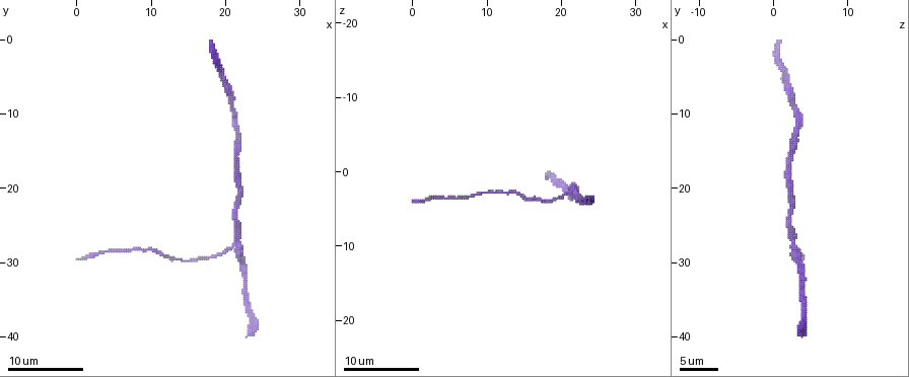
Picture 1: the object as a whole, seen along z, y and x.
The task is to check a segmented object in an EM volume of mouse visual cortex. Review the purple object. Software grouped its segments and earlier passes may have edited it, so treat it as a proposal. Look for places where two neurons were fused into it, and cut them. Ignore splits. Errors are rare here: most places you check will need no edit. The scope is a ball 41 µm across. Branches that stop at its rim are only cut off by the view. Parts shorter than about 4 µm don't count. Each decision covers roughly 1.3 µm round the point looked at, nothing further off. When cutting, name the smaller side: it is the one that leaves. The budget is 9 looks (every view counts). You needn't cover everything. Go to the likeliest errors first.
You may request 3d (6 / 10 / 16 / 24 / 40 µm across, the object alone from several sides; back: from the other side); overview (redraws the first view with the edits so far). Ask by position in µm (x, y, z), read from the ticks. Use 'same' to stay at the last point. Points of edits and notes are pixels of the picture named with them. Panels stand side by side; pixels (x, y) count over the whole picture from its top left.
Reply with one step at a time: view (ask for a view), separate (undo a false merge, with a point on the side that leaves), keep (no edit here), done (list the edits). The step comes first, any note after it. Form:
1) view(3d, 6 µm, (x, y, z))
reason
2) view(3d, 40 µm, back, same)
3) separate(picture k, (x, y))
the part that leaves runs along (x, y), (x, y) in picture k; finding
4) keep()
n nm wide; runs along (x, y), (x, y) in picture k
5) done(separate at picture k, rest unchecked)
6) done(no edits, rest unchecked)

view(3d, 10 µm, (21.0, 28.5, 3.0))

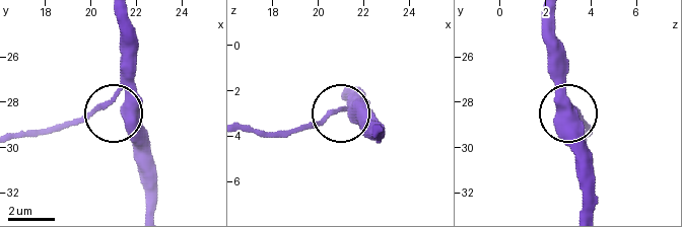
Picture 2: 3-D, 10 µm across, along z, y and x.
keep()
runs along (125, 34), (123, 120), (152, 158) in picture 2; one neuron here

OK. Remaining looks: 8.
view(3d, 10 µm, (9.5, 28.5, 3.0))

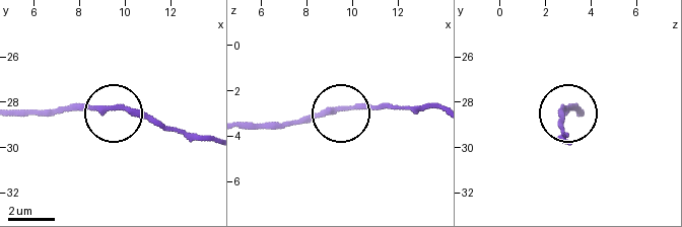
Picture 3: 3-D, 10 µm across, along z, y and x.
keep()
240 nm wide; runs along (433, 108), (328, 108), (278, 121) in picture 3; continuous, no second neuron

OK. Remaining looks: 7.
view(3d, 10 µm, (15.5, 30.0, 3.5))

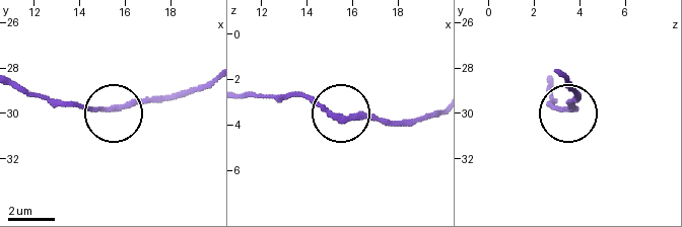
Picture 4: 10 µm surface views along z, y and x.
keep()
runs along (209, 80), (110, 109), (65, 103) in picture 4; one neuron here

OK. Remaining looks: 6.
view(3d, 6 µm, (21.5, 15.5, 2.5))
sudden change in width

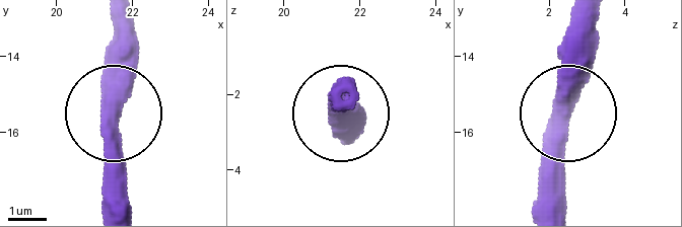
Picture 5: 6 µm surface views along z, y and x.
view(3d, 6 µm, back, (21.45, 15.70, 2.40))
other side

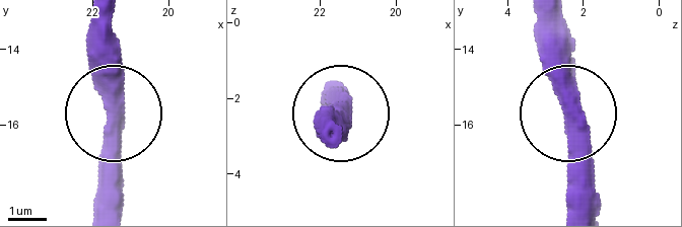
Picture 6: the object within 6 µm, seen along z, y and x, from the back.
keep()
450 nm wide; runs along (101, 202), (112, 18) in picture 6; one neuron here

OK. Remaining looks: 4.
done(no edits, rest unchecked)

